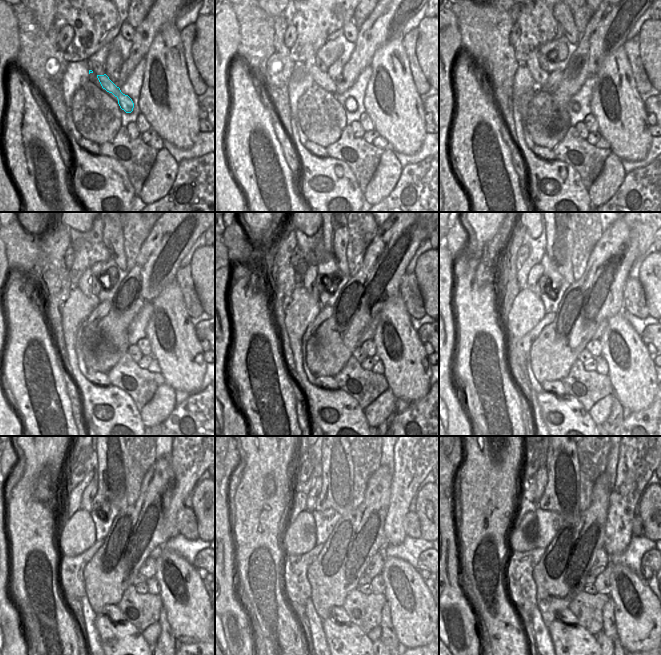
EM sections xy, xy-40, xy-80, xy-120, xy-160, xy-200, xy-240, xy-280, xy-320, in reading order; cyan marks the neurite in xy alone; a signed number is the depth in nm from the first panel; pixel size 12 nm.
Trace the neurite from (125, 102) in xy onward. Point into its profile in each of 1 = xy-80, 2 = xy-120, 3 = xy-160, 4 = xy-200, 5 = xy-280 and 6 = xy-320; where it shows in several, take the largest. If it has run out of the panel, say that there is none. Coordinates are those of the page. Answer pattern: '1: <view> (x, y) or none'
1: xy-80 (540, 76)
2: xy-120 (85, 283)
3: xy-160 (309, 280)
4: xy-200 (537, 270)
5: xy-280 (317, 486)
6: xy-320 (541, 477)

